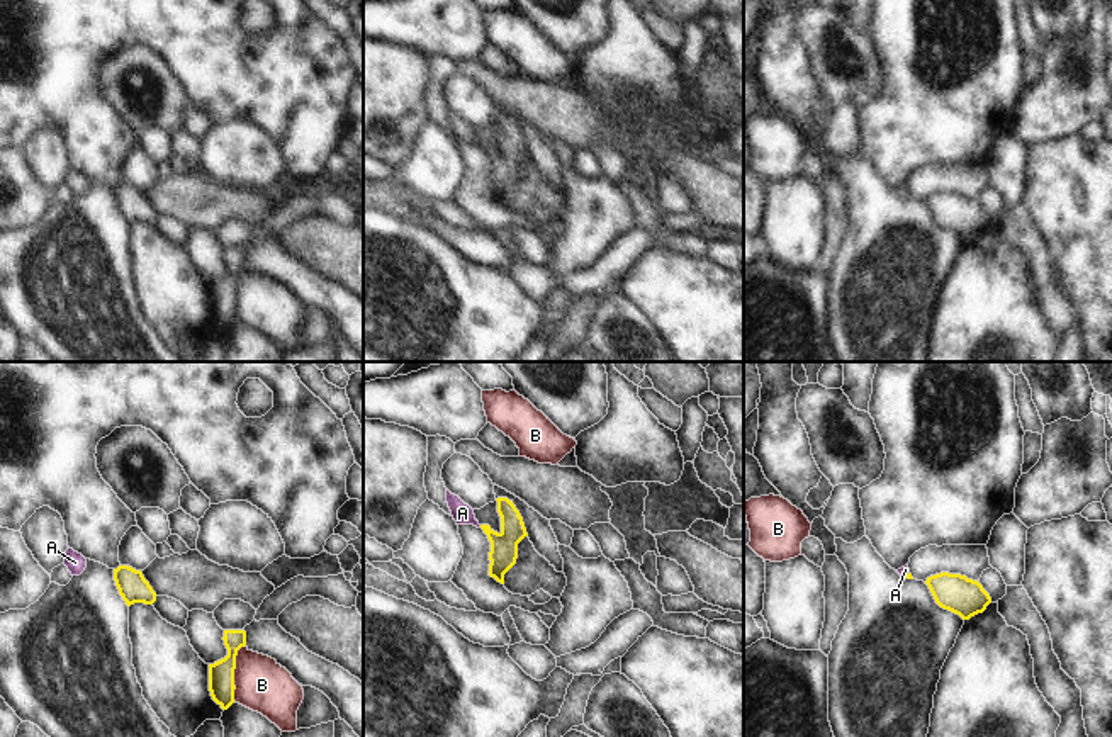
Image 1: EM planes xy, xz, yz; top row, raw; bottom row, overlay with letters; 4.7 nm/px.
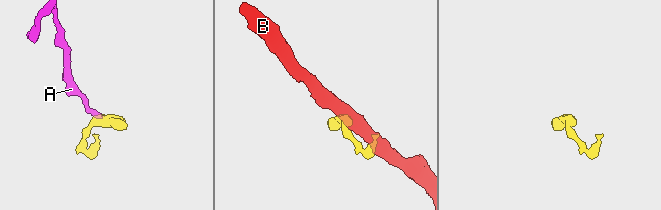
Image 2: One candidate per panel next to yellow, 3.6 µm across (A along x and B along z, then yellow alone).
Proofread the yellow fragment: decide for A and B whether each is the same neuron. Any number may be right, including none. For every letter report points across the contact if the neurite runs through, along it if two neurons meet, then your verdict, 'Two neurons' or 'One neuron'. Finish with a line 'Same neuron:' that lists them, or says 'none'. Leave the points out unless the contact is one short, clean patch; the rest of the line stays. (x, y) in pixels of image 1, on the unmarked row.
A: Path across: yz (909, 196), (905, 194), (905, 189). One neuron
B: Boundary: xy (245, 264), (236, 275), (233, 320). Two neurons
Same neuron: A.

